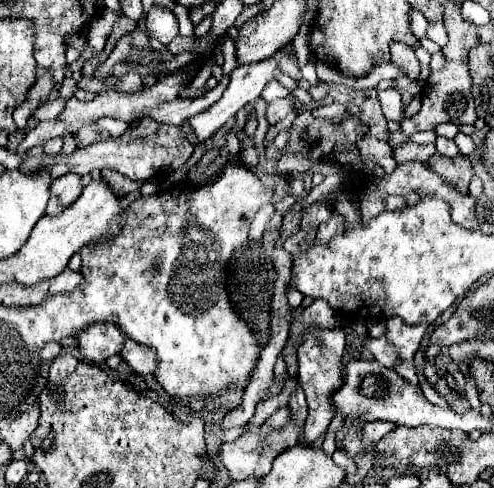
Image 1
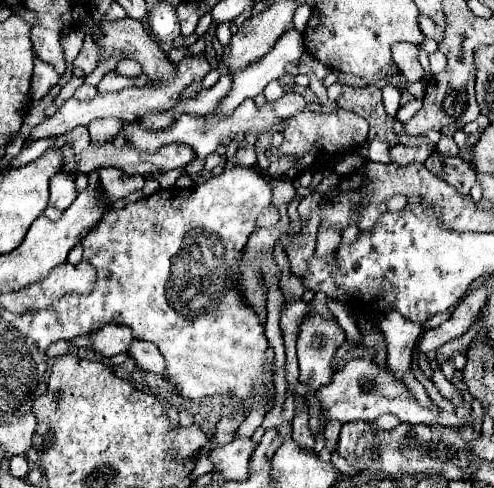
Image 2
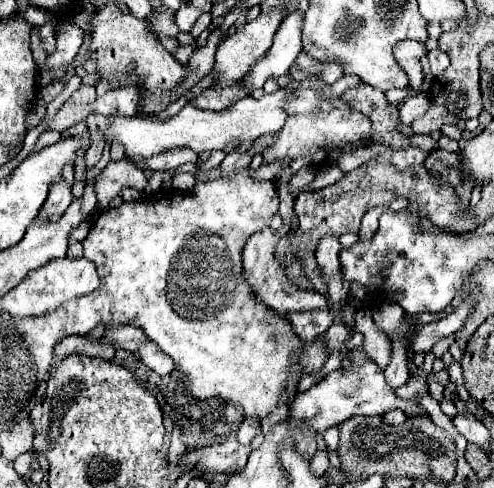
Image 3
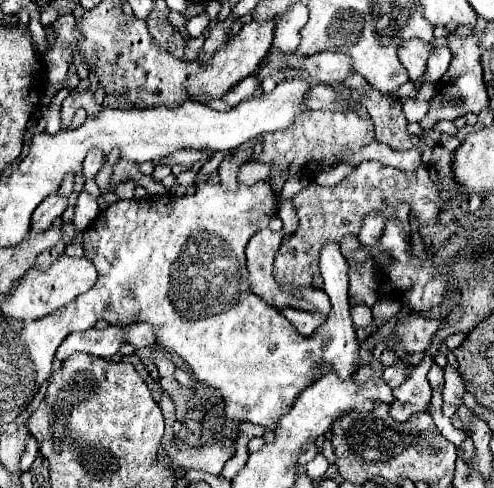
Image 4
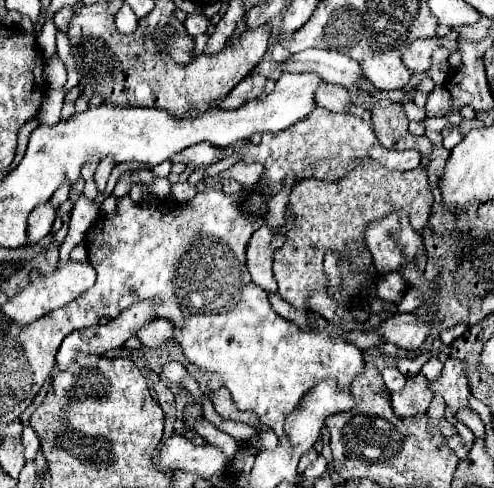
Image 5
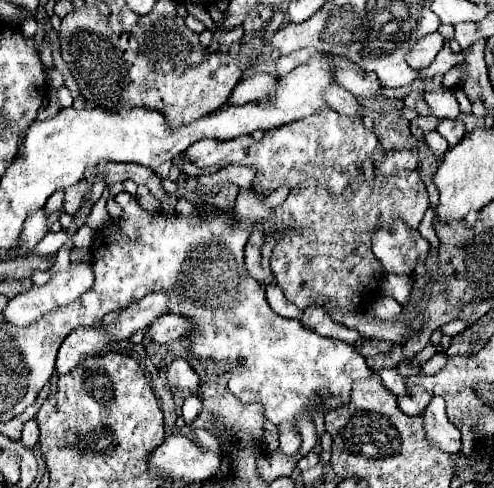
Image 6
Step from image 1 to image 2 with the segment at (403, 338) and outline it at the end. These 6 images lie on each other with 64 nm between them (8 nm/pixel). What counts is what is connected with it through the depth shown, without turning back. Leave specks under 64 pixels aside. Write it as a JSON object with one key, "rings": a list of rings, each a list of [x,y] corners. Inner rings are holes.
{"rings":[[[392,310],[384,314],[380,322],[380,330],[386,336],[386,348],[388,348],[388,368],[392,368],[396,378],[402,378],[404,372],[410,368],[416,342],[422,334],[420,324],[412,324],[400,316],[400,312]]]}

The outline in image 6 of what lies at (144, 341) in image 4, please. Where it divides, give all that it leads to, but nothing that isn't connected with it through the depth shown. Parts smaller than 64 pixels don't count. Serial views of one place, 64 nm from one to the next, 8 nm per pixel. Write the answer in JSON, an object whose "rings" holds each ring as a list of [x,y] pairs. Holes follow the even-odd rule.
{"rings":[[[174,314],[160,316],[160,320],[154,320],[148,328],[148,338],[156,344],[168,344],[188,334],[190,334],[188,320],[182,316],[174,316]]]}

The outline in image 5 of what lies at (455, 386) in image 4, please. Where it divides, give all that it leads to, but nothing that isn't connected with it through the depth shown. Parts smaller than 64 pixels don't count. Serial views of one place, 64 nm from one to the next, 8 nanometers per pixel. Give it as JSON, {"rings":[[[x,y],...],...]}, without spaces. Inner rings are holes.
{"rings":[[[448,358],[442,368],[442,376],[434,382],[428,382],[432,392],[438,392],[444,400],[446,406],[452,408],[454,412],[460,408],[468,408],[468,378],[464,374],[464,366],[460,360]]]}

